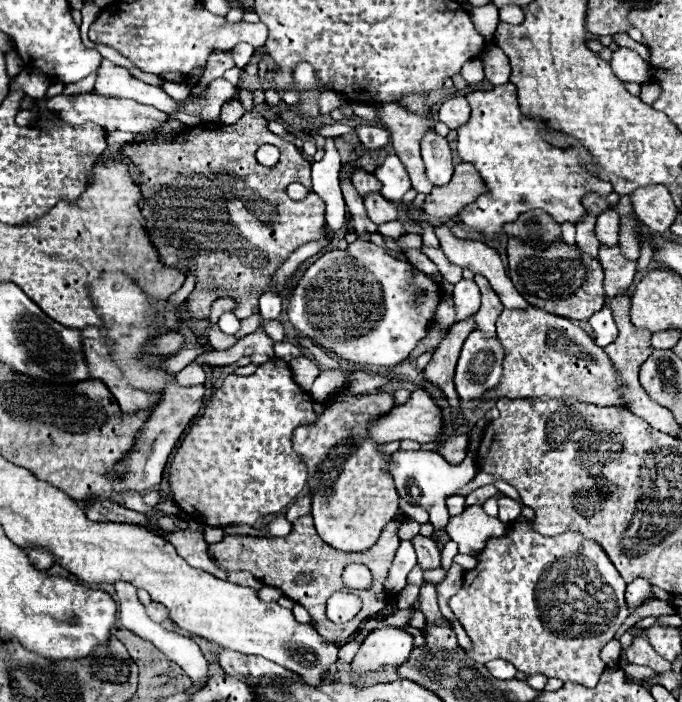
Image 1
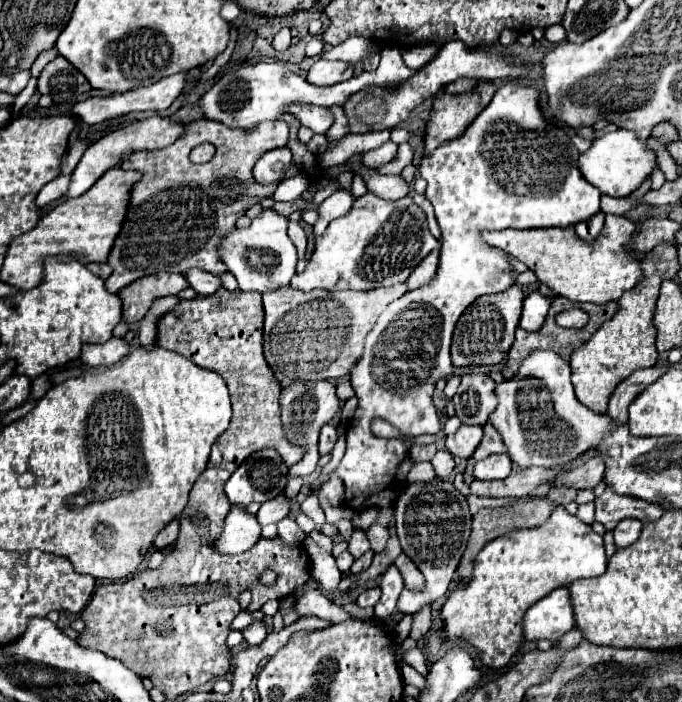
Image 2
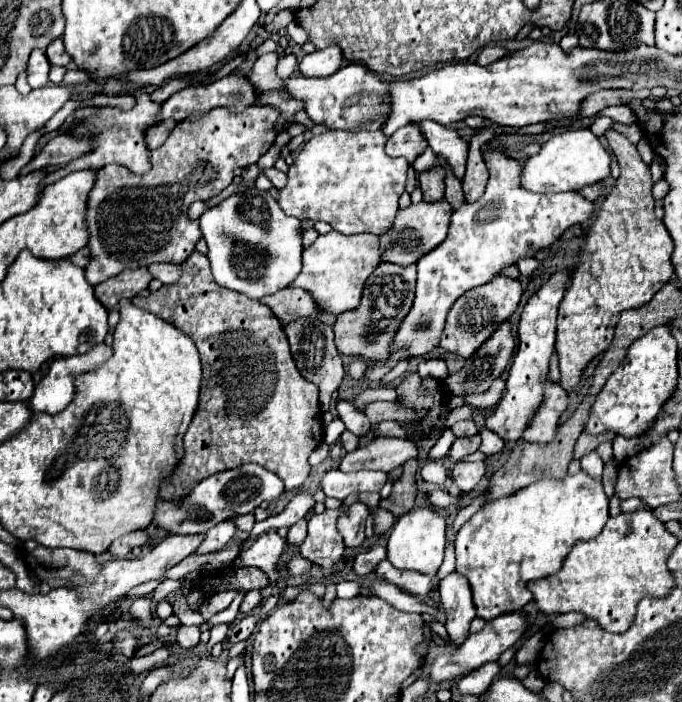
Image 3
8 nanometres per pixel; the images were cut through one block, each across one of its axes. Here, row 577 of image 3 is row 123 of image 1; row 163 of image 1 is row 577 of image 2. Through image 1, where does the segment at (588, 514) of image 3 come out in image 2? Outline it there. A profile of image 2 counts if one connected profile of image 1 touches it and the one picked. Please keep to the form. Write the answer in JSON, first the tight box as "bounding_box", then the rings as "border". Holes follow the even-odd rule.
{"bounding_box":[440,506,606,668],"border":[[[558,506],[542,526],[510,530],[478,552],[472,578],[458,582],[440,612],[444,632],[450,638],[462,636],[472,642],[486,666],[502,668],[524,640],[522,616],[530,604],[558,586],[600,576],[604,570],[606,550],[602,536],[576,514],[568,514]]]}

